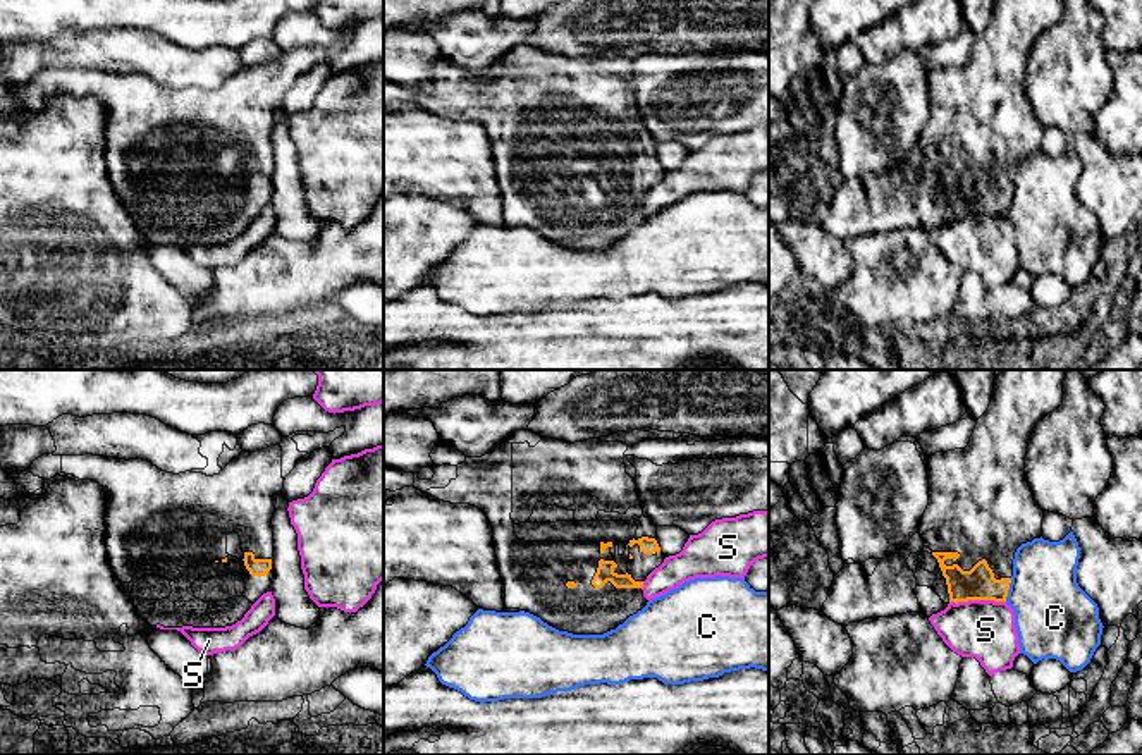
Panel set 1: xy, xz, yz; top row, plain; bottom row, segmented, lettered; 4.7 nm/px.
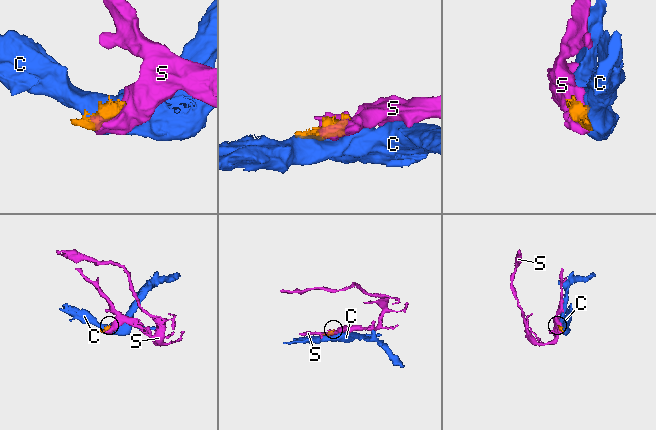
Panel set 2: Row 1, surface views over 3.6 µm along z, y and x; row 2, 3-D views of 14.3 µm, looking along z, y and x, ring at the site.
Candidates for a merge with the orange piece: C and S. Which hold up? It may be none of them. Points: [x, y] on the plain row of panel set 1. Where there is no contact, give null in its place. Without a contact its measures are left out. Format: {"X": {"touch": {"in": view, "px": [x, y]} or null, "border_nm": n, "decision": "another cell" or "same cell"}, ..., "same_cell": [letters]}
{"C": {"touch": {"in": "yz", "px": [1008, 203]}, "border_nm": 120, "decision": "another cell"}, "S": {"touch": {"in": "yz", "px": [977, 214]}, "border_nm": 260, "decision": "another cell"}, "same_cell": []}

